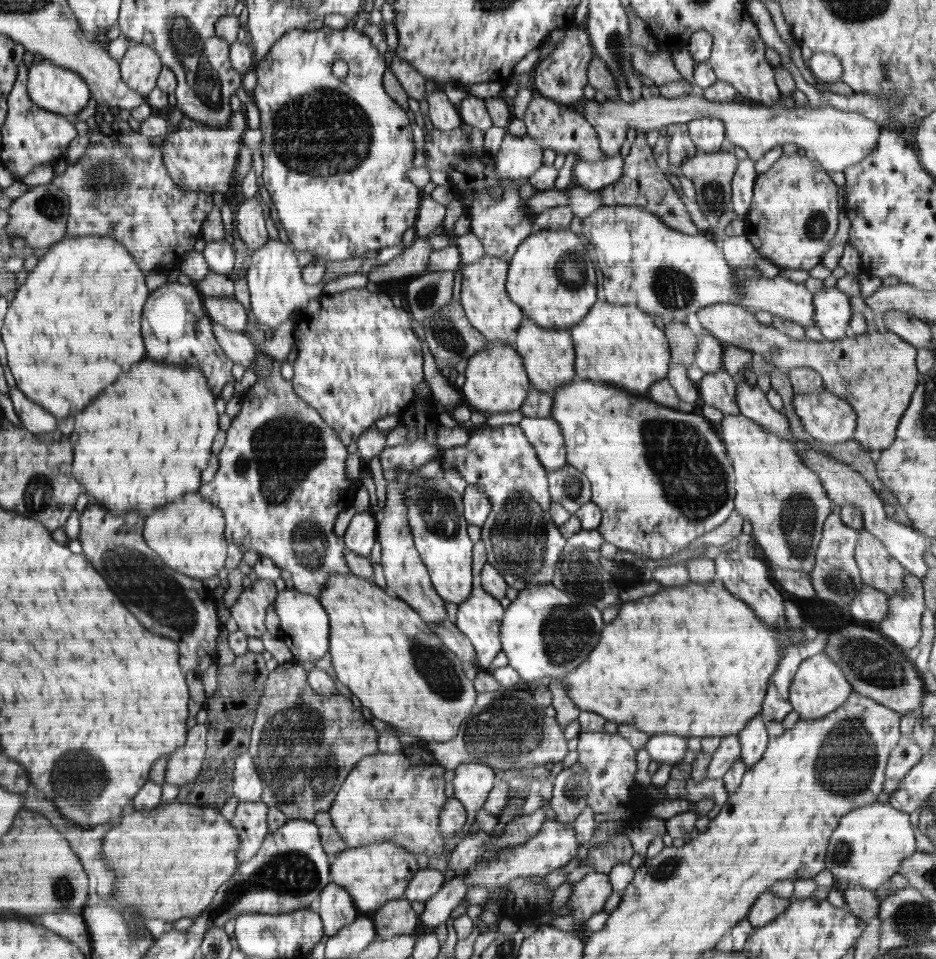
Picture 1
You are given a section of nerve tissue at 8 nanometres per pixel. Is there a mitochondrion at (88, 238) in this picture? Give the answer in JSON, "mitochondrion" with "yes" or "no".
{"mitochondrion":"no"}

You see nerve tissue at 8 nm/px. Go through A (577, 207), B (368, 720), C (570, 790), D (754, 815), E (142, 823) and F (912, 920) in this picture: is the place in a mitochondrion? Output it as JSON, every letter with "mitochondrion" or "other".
{"A":"other","B":"other","C":"mitochondrion","D":"other","E":"other","F":"mitochondrion"}

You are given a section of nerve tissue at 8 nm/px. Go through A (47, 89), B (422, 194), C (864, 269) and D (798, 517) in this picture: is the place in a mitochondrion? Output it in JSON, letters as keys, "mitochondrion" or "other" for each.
{"A":"other","B":"other","C":"other","D":"mitochondrion"}

